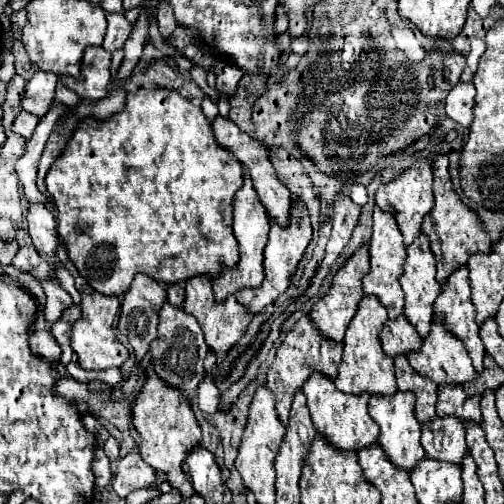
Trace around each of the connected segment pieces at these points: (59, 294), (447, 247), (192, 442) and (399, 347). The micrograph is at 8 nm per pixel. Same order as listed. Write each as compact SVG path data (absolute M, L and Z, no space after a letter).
M50 277L42 281L42 287L46 291L46 307L44 307L44 317L48 323L54 323L60 319L62 311L72 305L72 297L66 295L66 291L60 287L60 281Z
M438 153L434 155L434 207L430 209L430 213L426 215L426 219L422 221L422 233L426 233L430 237L430 249L436 255L436 279L440 283L446 281L446 277L458 269L460 265L466 265L468 257L472 253L486 253L490 251L490 235L484 229L482 219L478 217L476 211L472 211L470 207L466 207L460 197L456 195L452 183L450 183L450 175L448 175L448 155L446 153Z
M148 365L146 369L148 379L138 395L138 403L134 407L134 427L138 429L142 443L140 443L140 453L144 457L144 461L148 465L152 465L154 469L160 469L168 475L168 483L172 487L176 487L182 497L192 495L192 483L188 479L188 475L182 469L186 451L190 447L196 447L200 443L202 437L202 429L194 417L192 405L188 401L188 397L184 395L182 389L174 389L168 383L164 383L152 369L152 365Z
M402 313L396 319L390 319L388 323L384 323L380 331L380 341L382 341L382 349L386 351L386 355L394 357L398 353L414 351L414 347L422 343L422 337L418 335L416 327Z

